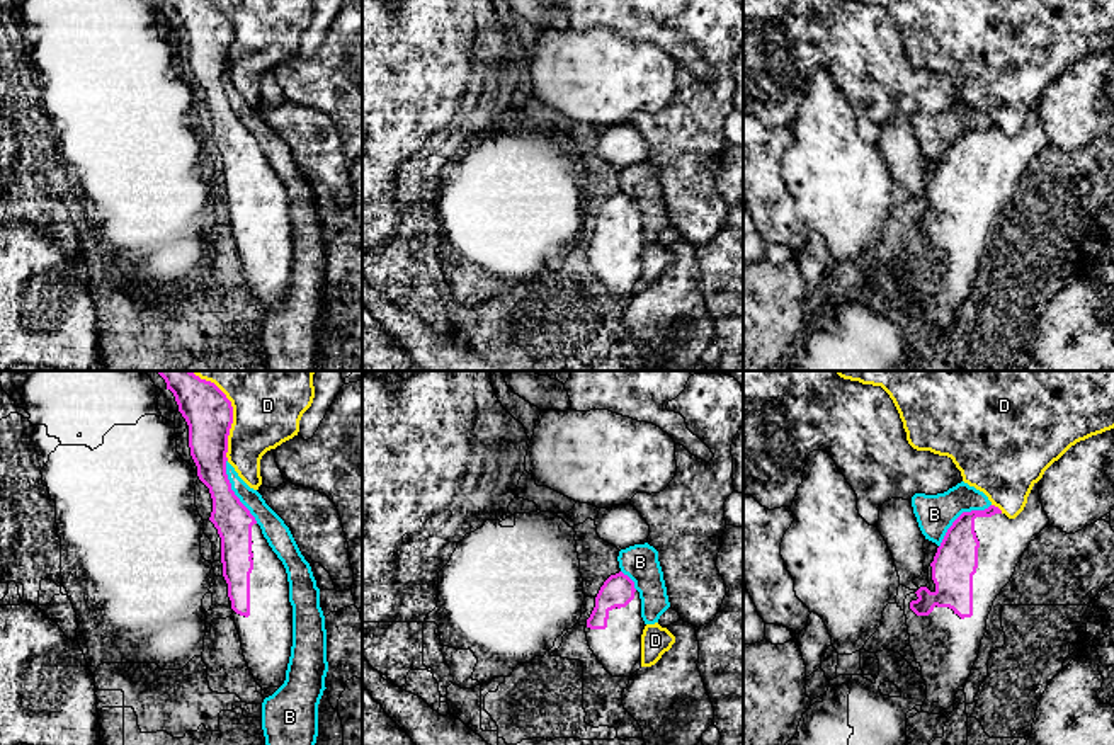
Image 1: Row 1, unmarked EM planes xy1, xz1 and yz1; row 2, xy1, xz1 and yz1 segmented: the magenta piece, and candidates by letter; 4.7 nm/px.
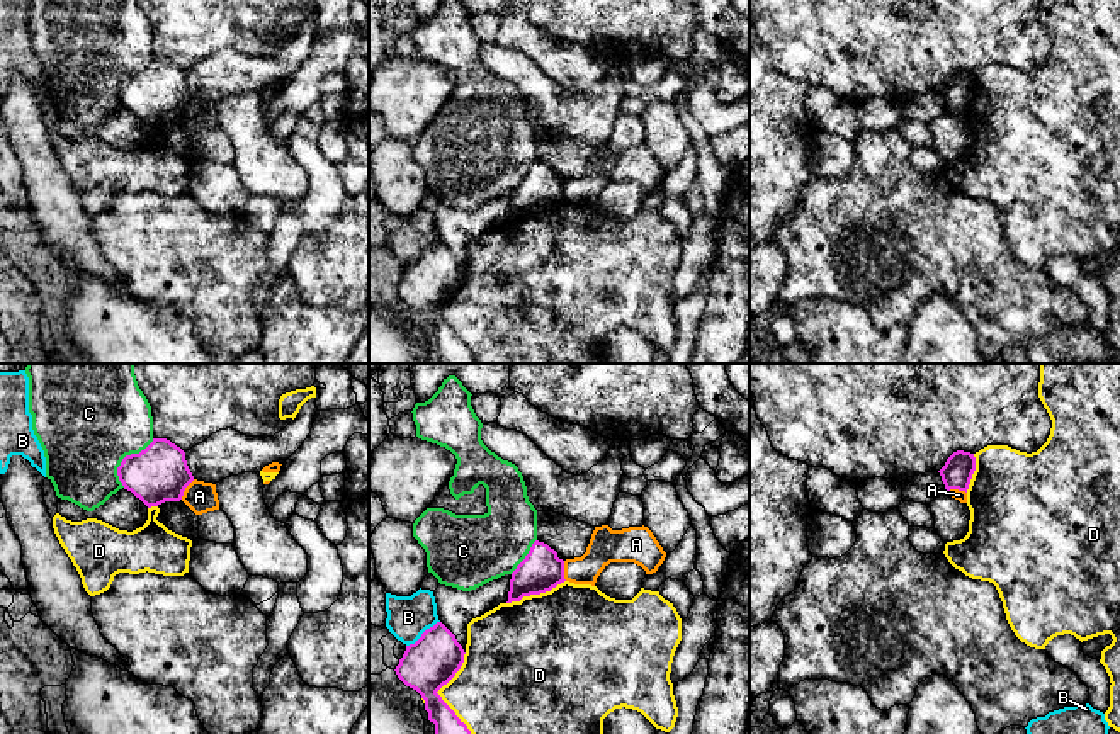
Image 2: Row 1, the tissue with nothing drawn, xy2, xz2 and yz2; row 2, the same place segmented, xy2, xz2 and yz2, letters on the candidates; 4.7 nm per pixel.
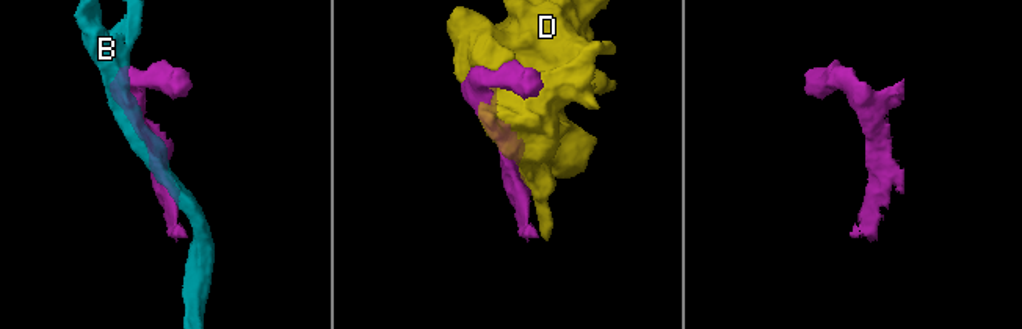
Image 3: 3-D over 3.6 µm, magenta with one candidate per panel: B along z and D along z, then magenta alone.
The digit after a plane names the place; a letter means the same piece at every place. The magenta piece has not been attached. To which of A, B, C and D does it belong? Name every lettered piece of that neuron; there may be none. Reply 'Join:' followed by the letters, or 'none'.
Join: none

